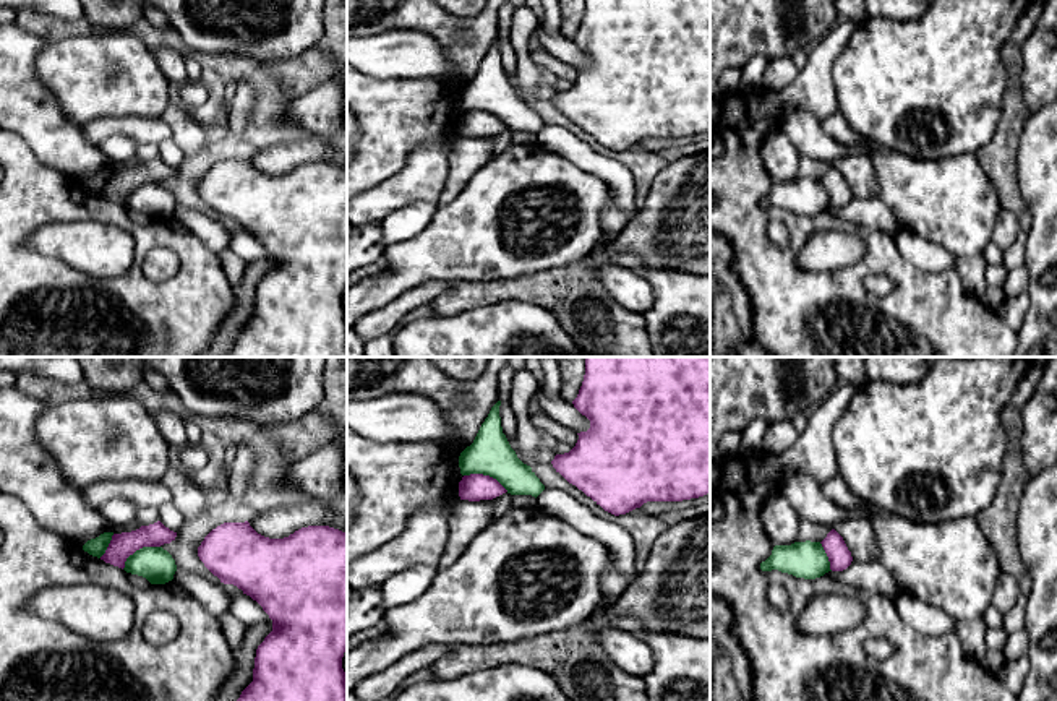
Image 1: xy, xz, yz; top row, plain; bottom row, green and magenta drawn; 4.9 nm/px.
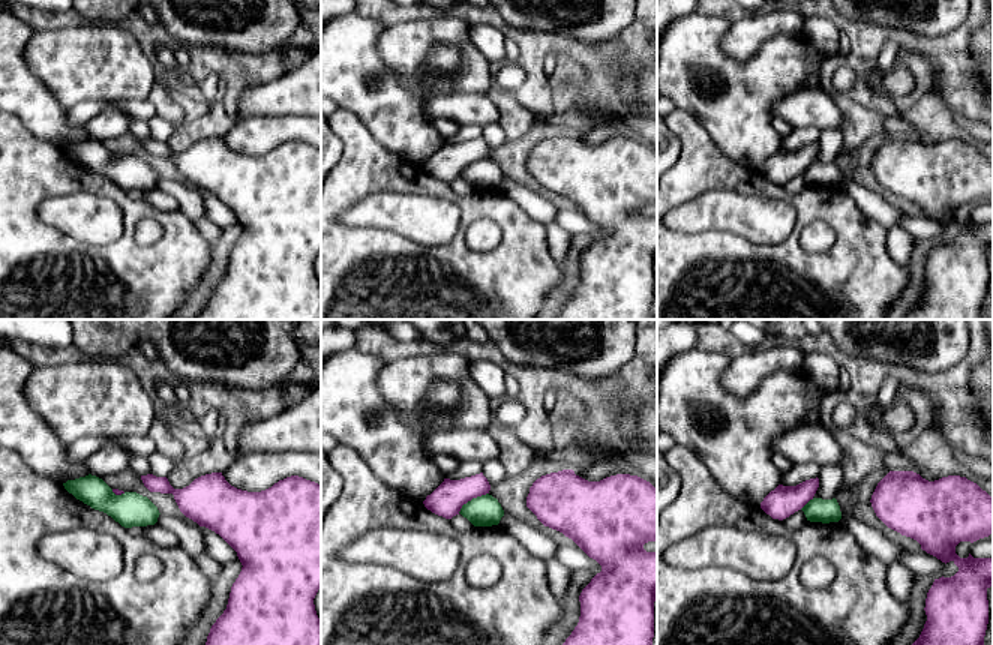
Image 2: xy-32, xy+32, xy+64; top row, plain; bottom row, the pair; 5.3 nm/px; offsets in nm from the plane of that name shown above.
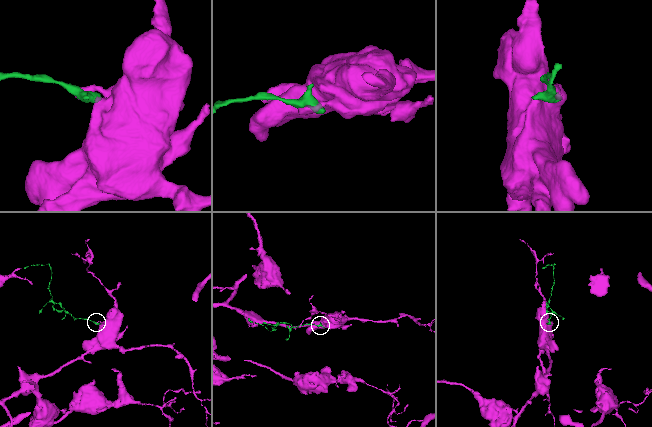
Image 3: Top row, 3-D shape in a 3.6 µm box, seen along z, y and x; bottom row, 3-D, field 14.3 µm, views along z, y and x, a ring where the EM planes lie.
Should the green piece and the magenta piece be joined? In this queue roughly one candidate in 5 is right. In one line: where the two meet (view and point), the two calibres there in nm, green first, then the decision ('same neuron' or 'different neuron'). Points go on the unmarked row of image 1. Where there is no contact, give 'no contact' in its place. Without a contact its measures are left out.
xy (140, 185) | 170/120 nm | different neuron

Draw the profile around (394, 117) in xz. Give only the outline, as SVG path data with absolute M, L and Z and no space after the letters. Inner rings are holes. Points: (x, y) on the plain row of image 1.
M347 0L347 37L387 31L420 31L431 36L447 52L451 70L443 76L384 81L366 76L347 65L347 104L358 120L360 138L347 166L347 203L357 195L399 174L409 153L420 143L446 138L459 130L462 117L459 92L470 83L498 39L498 15L506 0L488 5L469 18L443 10L434 0Z

